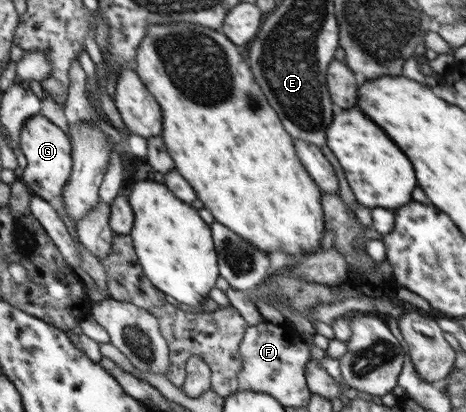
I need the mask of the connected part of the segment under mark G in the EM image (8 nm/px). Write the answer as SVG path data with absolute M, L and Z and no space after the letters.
M37 114L37 116L29 118L26 124L23 124L19 142L20 152L27 161L26 167L20 172L21 181L34 195L43 198L48 203L53 202L62 195L63 188L65 188L72 171L72 144L70 138L51 120Z

